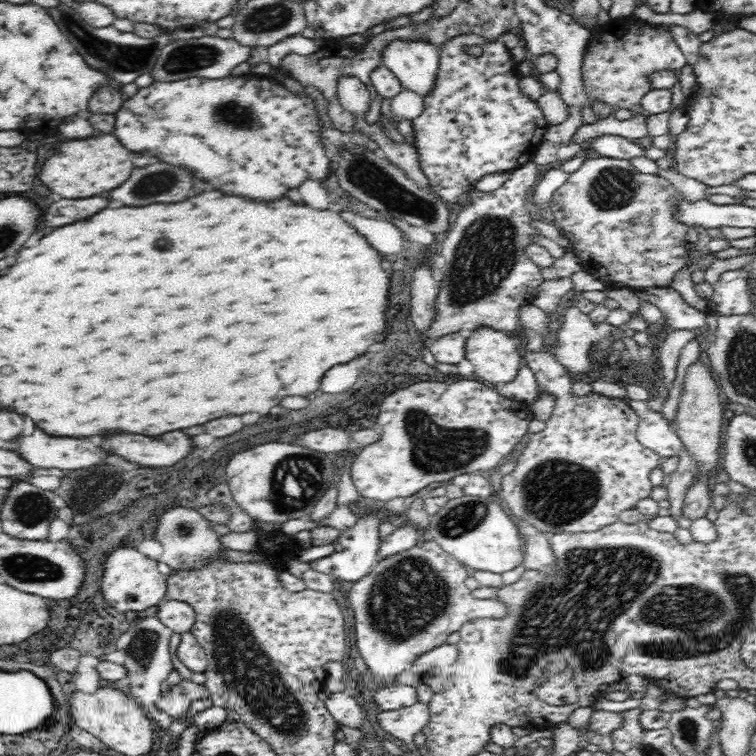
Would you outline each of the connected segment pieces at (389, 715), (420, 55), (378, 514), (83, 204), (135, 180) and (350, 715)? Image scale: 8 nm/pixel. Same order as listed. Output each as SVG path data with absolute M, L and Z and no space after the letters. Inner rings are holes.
M421 702L399 710L382 711L376 716L382 731L403 741L406 748L414 753L418 751L418 746L414 743L415 737L423 733L429 718L428 704Z
M394 40L384 52L383 64L400 79L402 86L426 98L436 88L441 47L427 42Z
M367 506L357 514L356 523L346 530L341 531L337 538L338 544L342 546L341 552L334 551L329 556L309 561L310 569L325 575L336 576L340 580L356 582L371 572L377 562L377 554L381 544L380 524L382 524L382 513L378 506Z
M64 198L54 202L46 212L46 226L64 226L84 216L92 216L108 206L104 198Z
M158 162L134 168L132 176L122 186L106 192L106 198L122 202L124 206L180 202L188 198L192 182L192 176L182 168Z
M345 690L342 692L328 693L329 697L325 701L325 708L329 714L343 726L356 728L362 726L364 717L363 709L356 700L355 692Z

